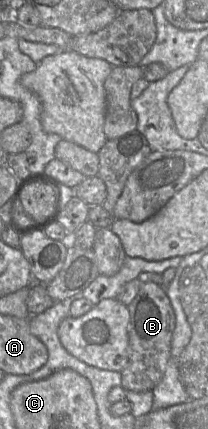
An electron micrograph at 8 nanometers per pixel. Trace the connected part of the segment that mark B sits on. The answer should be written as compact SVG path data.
M152 282L141 284L137 296L127 308L130 314L130 357L127 367L121 371L121 387L134 392L153 390L161 381L171 356L176 316L165 289Z

